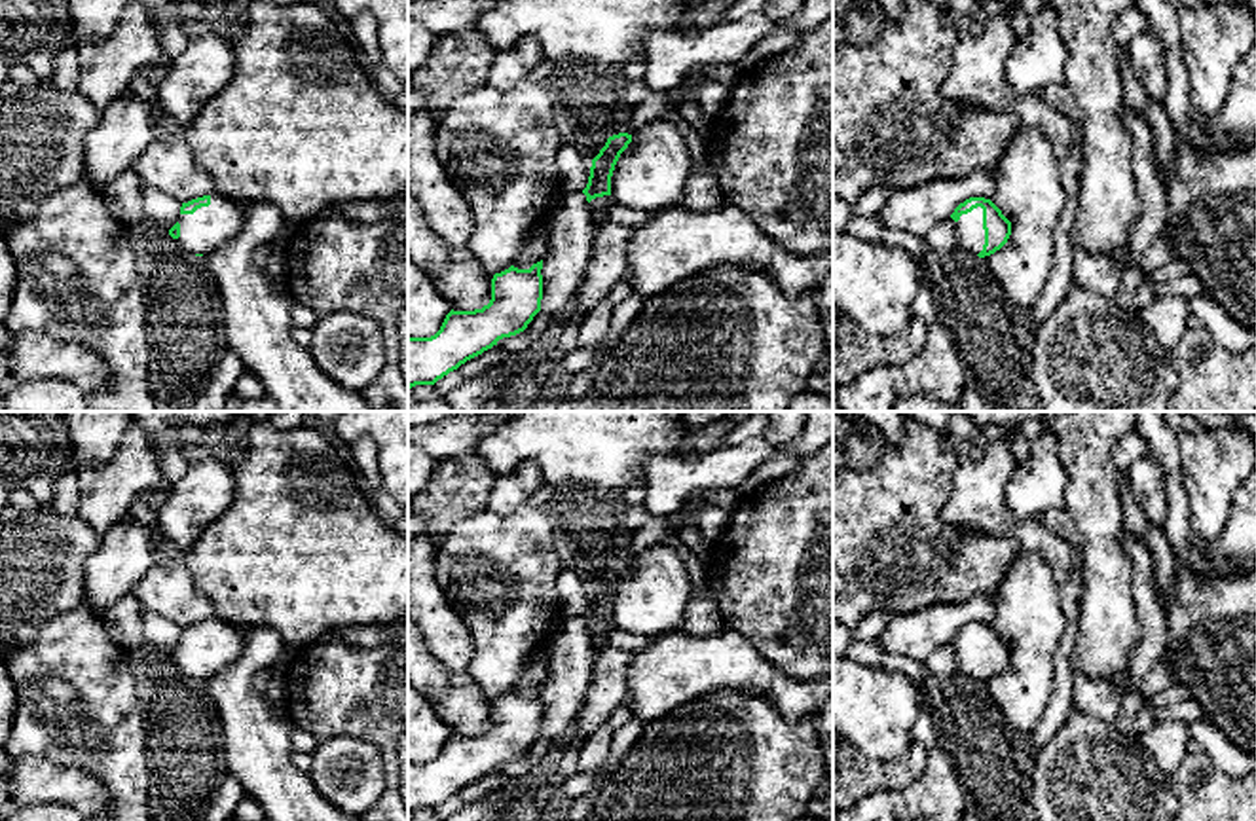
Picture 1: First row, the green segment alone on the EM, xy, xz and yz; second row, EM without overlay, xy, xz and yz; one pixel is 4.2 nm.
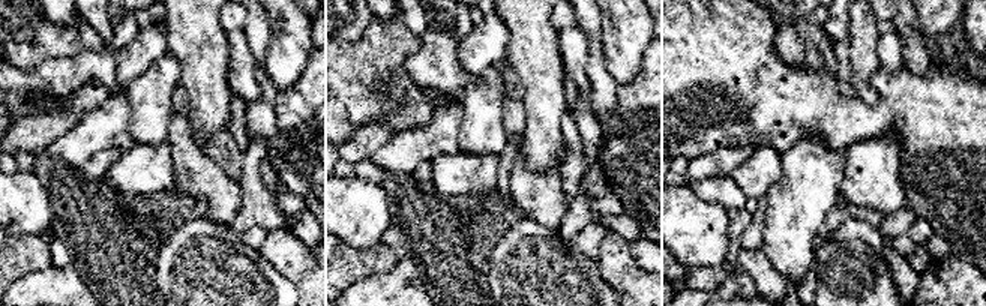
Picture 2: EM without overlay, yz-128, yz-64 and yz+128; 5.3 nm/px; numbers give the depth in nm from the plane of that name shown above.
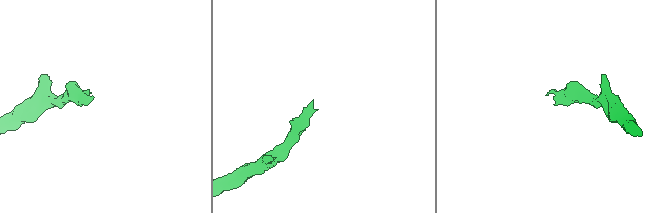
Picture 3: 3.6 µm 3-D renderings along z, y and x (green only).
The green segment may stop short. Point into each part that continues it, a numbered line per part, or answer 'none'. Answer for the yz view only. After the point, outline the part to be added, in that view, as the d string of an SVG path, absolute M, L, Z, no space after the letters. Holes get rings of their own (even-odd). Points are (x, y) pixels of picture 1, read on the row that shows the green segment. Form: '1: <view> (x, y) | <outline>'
1: yz (970, 236) | M977 207L971 212L962 214L954 224L954 231L956 248L977 256L985 245L983 209Z

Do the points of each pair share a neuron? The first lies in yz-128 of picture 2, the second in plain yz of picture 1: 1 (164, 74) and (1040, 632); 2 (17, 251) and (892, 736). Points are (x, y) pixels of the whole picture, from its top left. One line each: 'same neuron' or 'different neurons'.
1: same neuron
2: different neurons

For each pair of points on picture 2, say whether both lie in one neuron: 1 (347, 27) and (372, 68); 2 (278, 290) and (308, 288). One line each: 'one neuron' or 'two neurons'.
1: two neurons
2: two neurons

